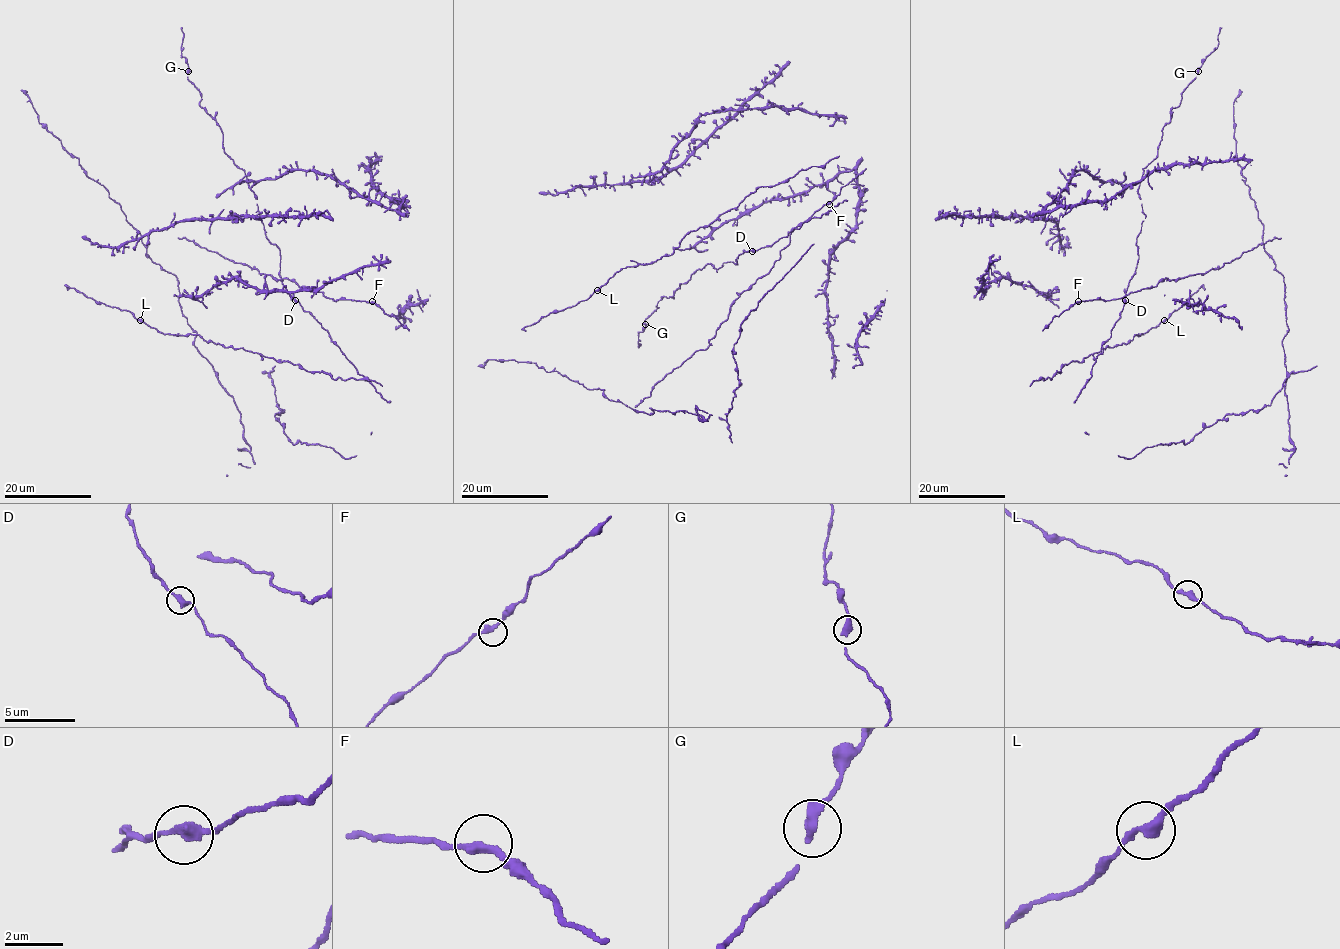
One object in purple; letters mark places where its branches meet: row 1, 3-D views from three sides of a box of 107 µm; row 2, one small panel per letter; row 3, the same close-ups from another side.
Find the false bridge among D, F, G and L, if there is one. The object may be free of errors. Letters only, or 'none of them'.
none of them

